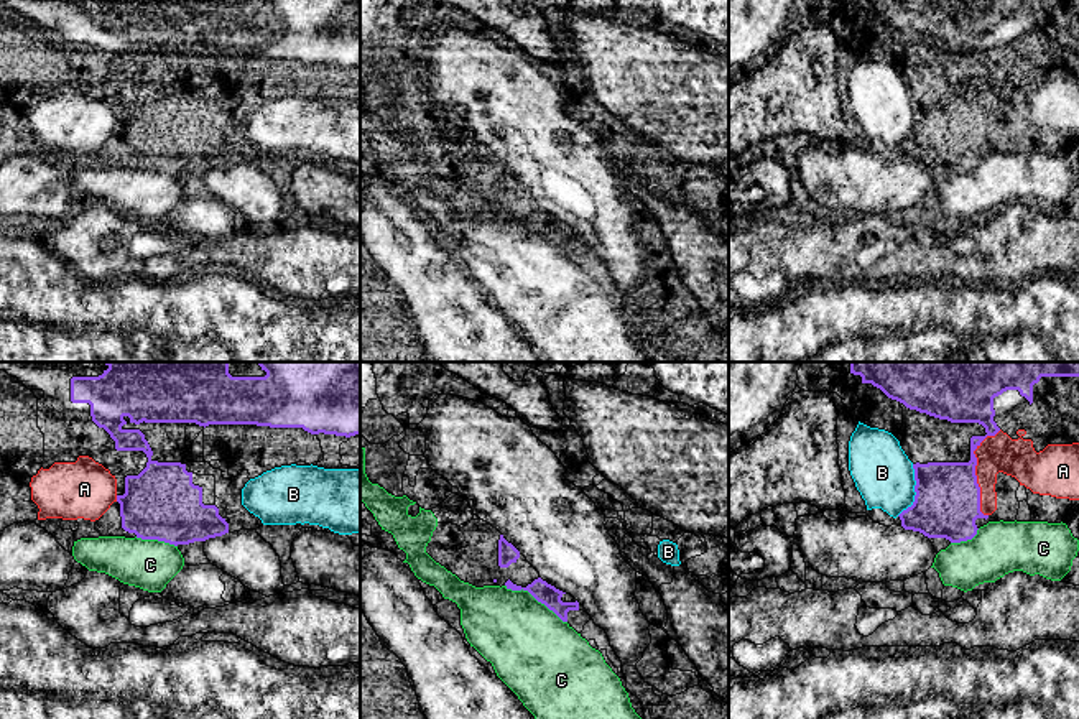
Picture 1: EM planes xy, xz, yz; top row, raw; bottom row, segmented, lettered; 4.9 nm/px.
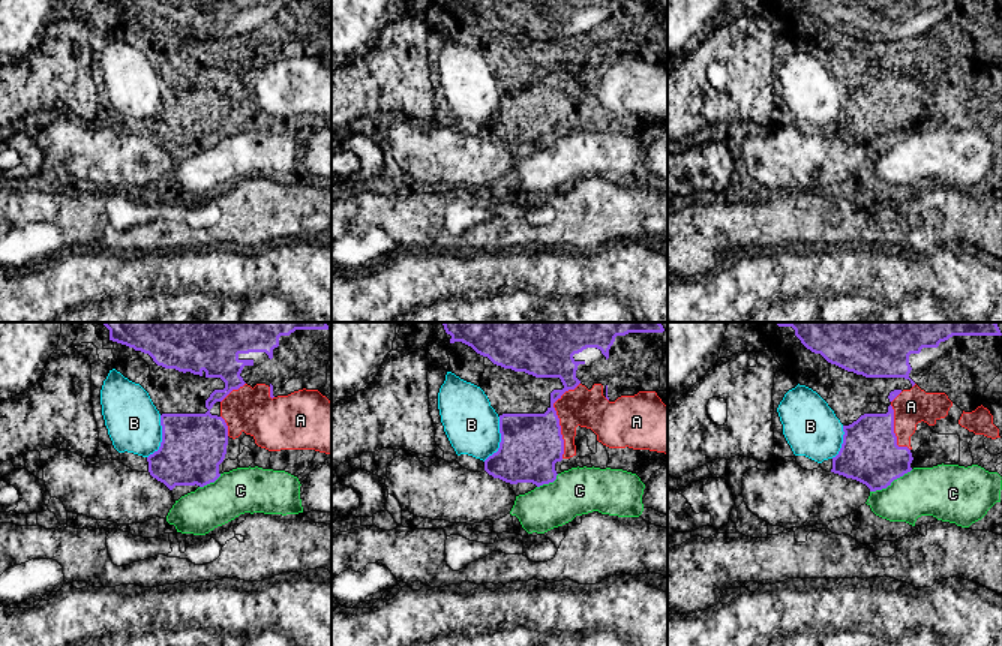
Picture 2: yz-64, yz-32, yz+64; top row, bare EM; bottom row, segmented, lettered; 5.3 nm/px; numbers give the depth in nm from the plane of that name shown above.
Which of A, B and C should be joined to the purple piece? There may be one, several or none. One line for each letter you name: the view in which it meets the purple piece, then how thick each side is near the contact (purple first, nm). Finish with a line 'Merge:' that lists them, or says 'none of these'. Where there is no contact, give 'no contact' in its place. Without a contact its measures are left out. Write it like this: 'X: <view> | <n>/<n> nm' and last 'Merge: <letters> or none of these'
Merge: none of these

